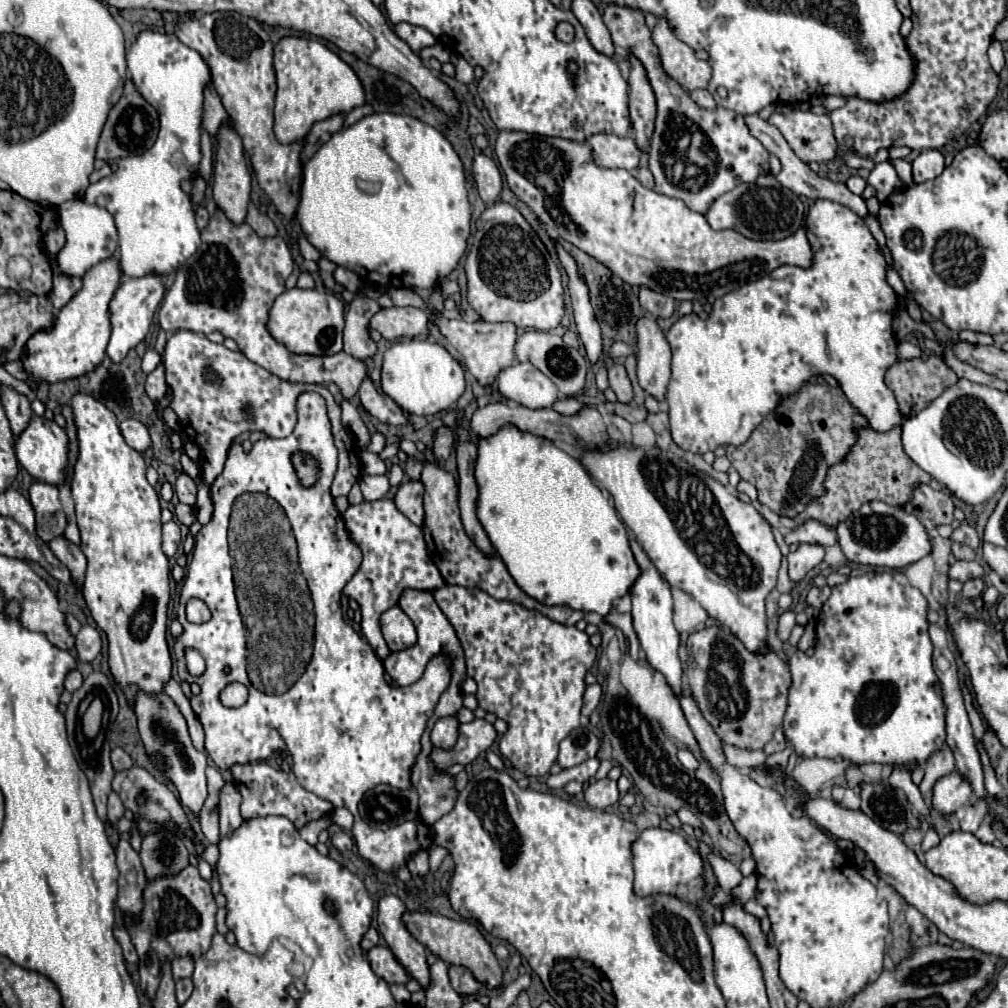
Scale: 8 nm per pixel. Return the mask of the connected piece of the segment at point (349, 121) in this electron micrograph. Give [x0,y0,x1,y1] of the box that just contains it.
[344,104,373,128]

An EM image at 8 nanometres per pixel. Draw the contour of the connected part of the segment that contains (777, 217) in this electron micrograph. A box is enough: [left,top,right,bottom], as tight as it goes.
[706,174,804,240]

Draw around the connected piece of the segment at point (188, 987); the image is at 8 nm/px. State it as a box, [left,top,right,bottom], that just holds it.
[176,978,192,1004]

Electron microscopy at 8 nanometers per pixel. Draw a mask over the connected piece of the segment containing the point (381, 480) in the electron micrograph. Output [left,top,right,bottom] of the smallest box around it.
[360,474,390,500]

